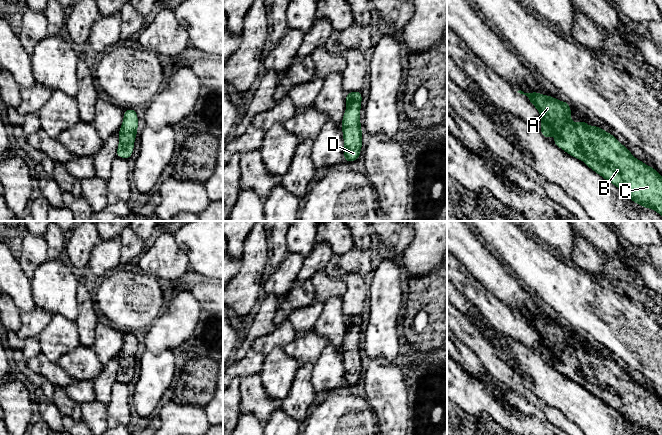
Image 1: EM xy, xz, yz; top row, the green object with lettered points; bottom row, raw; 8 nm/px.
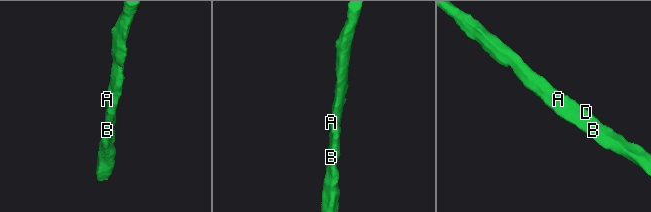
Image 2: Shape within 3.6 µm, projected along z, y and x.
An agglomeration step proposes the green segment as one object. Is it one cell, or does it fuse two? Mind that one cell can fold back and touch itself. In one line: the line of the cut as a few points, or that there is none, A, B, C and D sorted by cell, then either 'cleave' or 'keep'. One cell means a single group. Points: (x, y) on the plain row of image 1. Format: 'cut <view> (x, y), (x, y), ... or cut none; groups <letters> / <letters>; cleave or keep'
cut none; groups A B C D; keep

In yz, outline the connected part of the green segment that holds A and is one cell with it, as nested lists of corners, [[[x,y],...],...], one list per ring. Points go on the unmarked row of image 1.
[[[519,314],[517,316],[526,319],[542,340],[540,356],[546,363],[555,357],[557,361],[553,368],[571,380],[582,384],[594,396],[617,410],[634,427],[640,428],[643,432],[662,435],[662,399],[659,399],[655,392],[636,383],[627,371],[602,352],[596,349],[590,351],[584,345],[573,348],[571,346],[571,332],[567,325],[561,326],[559,323],[542,319],[536,315],[524,317]]]

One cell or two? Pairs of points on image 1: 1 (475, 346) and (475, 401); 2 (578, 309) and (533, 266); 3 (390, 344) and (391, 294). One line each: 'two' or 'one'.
1: two
2: one
3: one

